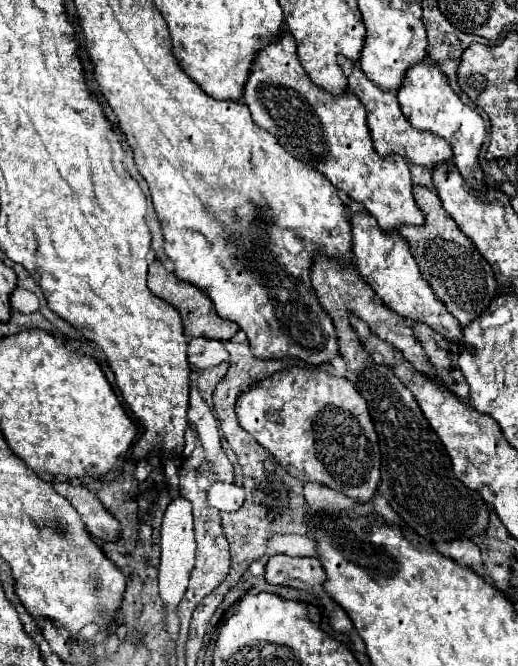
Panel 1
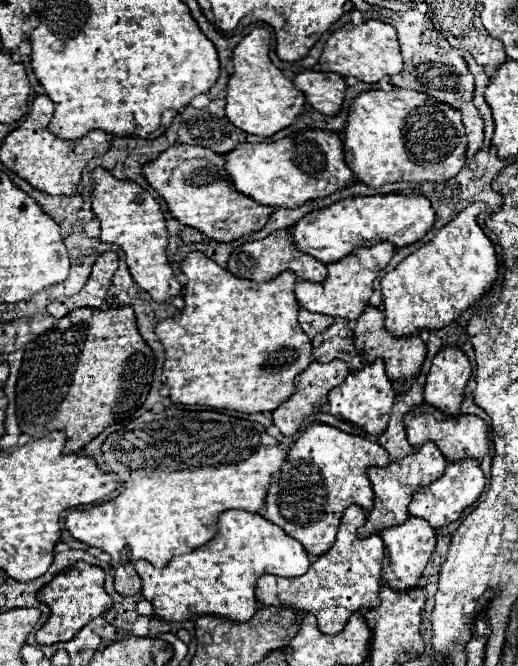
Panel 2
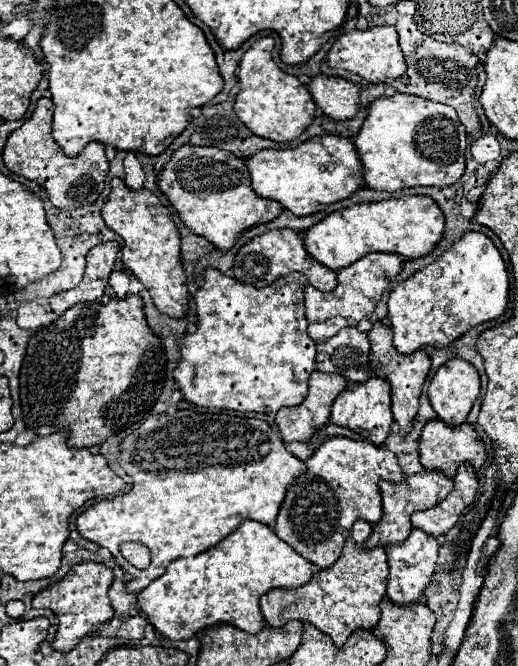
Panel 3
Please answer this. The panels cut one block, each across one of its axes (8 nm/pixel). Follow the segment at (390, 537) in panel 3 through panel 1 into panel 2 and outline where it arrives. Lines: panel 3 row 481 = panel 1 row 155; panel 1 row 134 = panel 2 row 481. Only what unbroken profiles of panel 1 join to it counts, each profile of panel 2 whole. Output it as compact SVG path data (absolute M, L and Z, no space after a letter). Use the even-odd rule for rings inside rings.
M426 442L412 456L394 460L386 468L368 468L368 478L374 488L374 508L368 514L368 522L374 526L374 530L384 532L384 528L402 524L408 518L408 504L410 504L416 488L426 488L428 484L432 484L432 480L440 480L440 476L444 476L446 466L448 466L448 462L440 454L440 450L432 442Z

